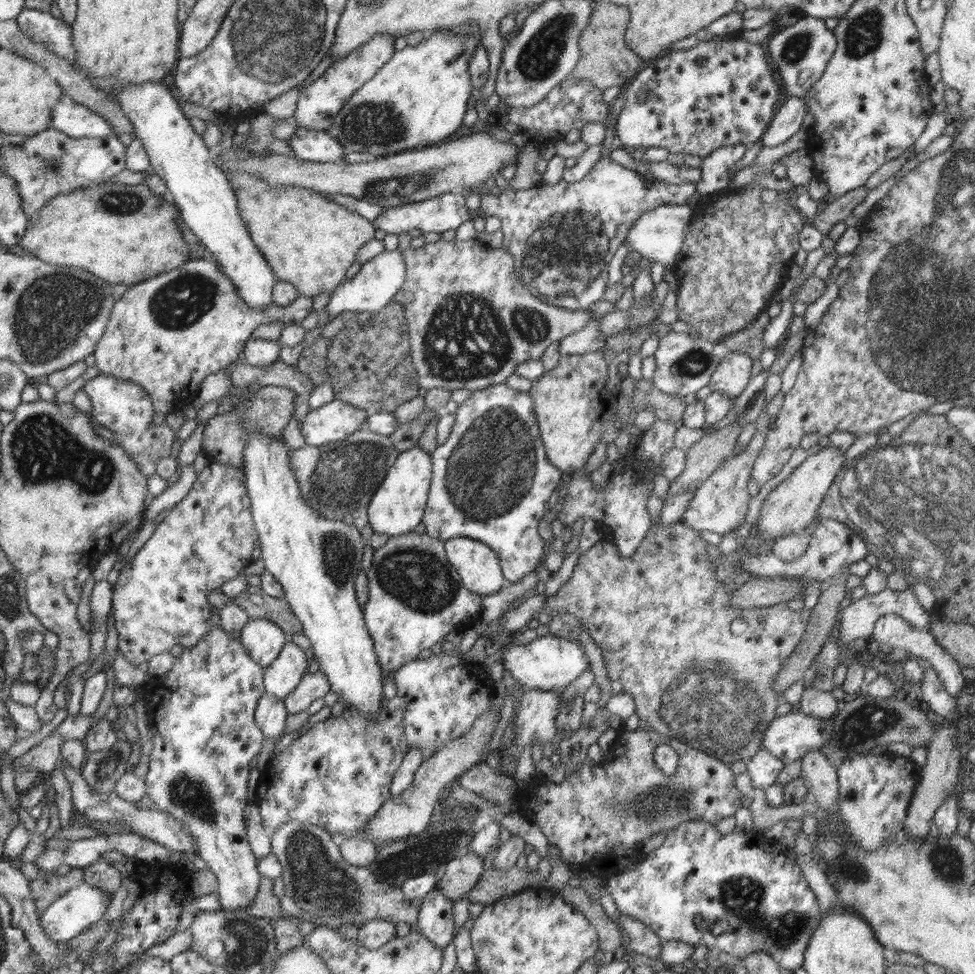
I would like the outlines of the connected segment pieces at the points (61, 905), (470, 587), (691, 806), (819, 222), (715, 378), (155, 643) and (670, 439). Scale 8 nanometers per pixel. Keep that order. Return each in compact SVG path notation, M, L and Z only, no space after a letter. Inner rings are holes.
M83 881L77 887L71 888L66 894L51 902L50 906L47 906L46 910L41 912L39 916L40 926L53 941L69 941L86 930L92 923L104 918L104 913L110 904L113 893L100 890L89 882Z
M468 537L451 538L445 541L445 554L469 592L492 596L508 583L499 558L483 542Z
M639 722L636 730L622 726L608 754L608 765L602 762L598 769L584 763L573 773L566 773L562 782L554 783L542 779L539 782L539 795L521 795L521 813L528 821L538 826L546 836L549 845L555 846L563 862L582 864L584 870L606 881L612 875L627 870L628 865L639 862L644 853L644 841L658 832L670 830L687 820L702 820L718 823L732 817L742 807L744 794L736 789L735 775L730 765L721 760L684 744L678 738L645 729ZM658 745L671 746L679 756L677 771L673 775L664 774L655 763L653 754Z
M864 185L836 197L834 202L821 206L817 215L809 220L810 224L818 232L826 235L831 228L834 228L834 224L846 220L852 214L853 208L856 208L868 196L868 193L869 188Z
M729 351L722 358L707 384L714 392L723 392L736 400L739 394L746 388L752 372L753 361L749 356L736 351Z
M209 462L188 494L170 509L134 558L120 570L118 581L113 585L111 604L118 633L117 650L135 668L145 668L155 654L175 653L179 648L178 637L190 635L190 629L196 623L210 623L212 606L207 600L208 593L222 589L225 582L236 578L243 568L251 565L254 542L259 538L244 477L240 469Z
M660 420L654 422L646 432L642 433L638 452L635 452L633 445L630 444L626 453L628 469L617 475L609 471L608 477L602 477L606 482L605 487L597 489L590 485L597 478L589 481L574 475L566 485L568 494L560 500L559 506L555 509L555 519L560 520L564 525L572 525L578 518L583 518L585 521L591 518L600 533L602 530L612 530L613 544L622 560L628 562L653 524L647 509L649 494L654 486L654 475L657 474L653 466L657 466L656 470L662 473L661 462L668 450L674 448L674 434L677 428L678 426L673 422Z

